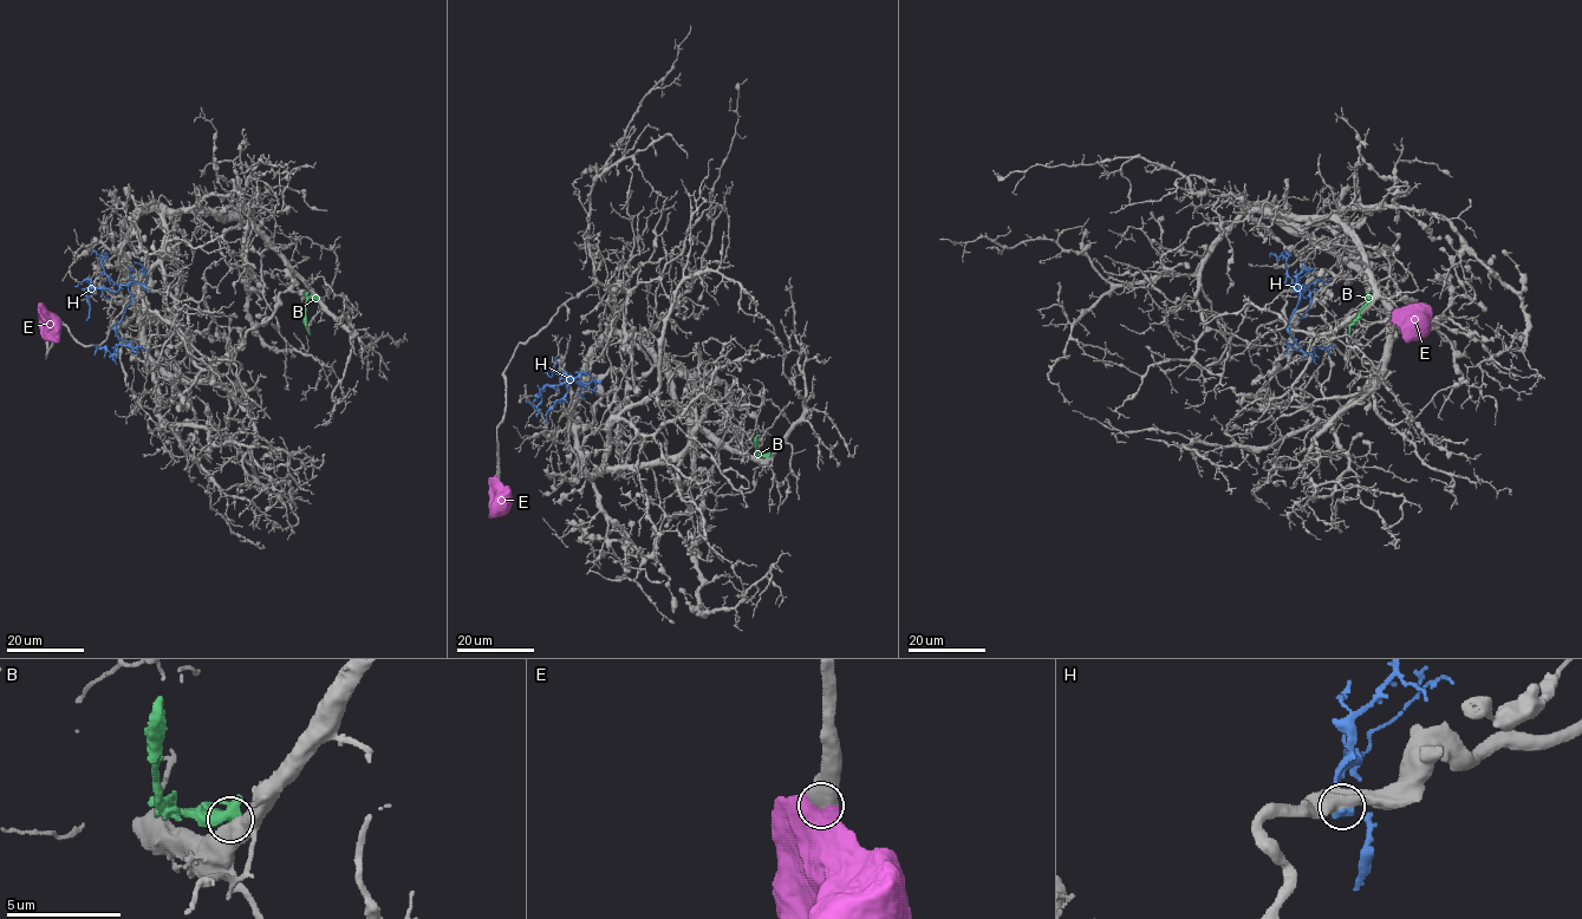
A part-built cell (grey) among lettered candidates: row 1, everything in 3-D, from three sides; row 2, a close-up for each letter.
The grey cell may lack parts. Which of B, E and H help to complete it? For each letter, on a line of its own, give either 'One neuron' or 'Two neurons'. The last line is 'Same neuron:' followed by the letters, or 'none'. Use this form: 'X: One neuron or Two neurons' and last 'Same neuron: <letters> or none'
B: Two neurons
E: One neuron
H: Two neurons
Same neuron: E

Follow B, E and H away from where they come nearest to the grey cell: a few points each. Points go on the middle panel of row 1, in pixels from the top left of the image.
B: (768, 456), (756, 450), (756, 437), (760, 435)
E: (496, 478), (496, 510), (492, 517)
H: (598, 380), (579, 385), (567, 375), (571, 382), (566, 395), (547, 411), (545, 422)

